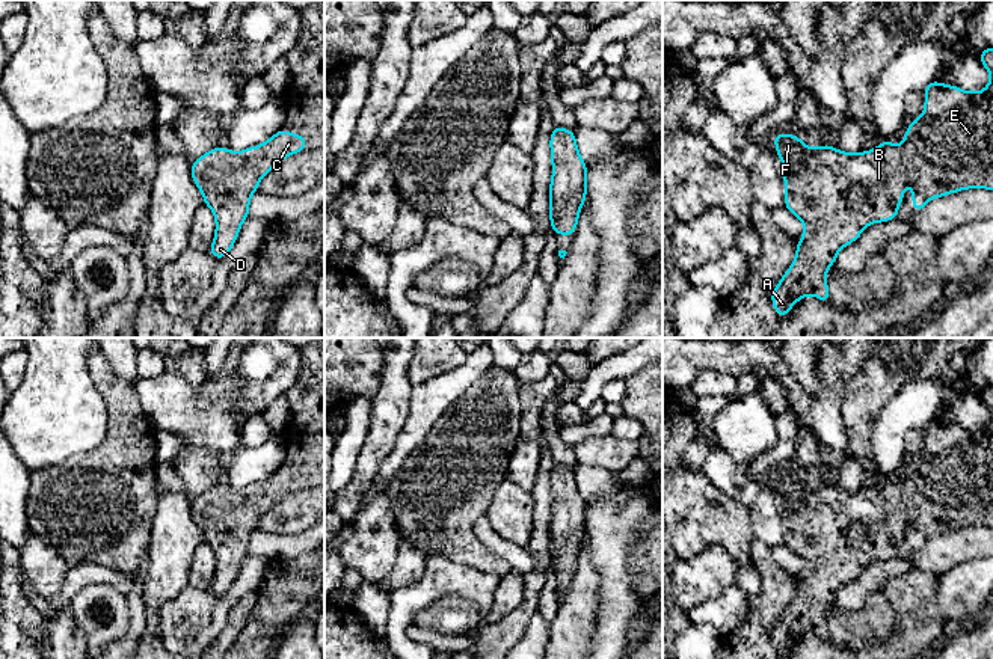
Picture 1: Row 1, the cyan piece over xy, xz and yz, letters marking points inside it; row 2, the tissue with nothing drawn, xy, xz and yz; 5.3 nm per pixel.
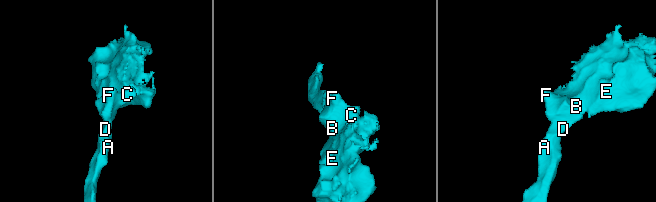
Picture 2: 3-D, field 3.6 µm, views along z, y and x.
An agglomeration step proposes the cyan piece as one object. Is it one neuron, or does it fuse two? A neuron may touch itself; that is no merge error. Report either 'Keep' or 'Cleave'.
Keep

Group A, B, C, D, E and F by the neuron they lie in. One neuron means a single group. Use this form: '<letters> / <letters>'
A B C D E F

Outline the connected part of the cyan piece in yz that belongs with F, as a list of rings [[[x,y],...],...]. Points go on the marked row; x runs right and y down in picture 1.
[[[993,48],[982,50],[979,60],[990,72],[988,86],[981,92],[964,92],[960,87],[933,80],[925,86],[924,113],[907,127],[899,146],[884,140],[872,151],[847,154],[827,143],[819,149],[807,148],[800,137],[786,133],[773,137],[777,155],[785,164],[785,207],[804,223],[804,234],[797,243],[795,261],[771,294],[779,317],[785,317],[792,305],[807,294],[813,294],[824,303],[830,302],[825,274],[829,267],[835,265],[838,252],[856,241],[868,225],[887,222],[898,216],[904,184],[913,187],[915,213],[921,211],[931,198],[972,187],[993,190]]]

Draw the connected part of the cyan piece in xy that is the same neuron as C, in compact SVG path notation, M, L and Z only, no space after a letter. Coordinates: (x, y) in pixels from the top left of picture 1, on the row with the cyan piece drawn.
M279 130L260 146L240 152L217 146L192 164L192 179L216 217L216 235L208 250L211 256L225 258L229 253L241 223L249 216L249 199L261 178L306 145L309 142L303 140L303 133L299 136Z

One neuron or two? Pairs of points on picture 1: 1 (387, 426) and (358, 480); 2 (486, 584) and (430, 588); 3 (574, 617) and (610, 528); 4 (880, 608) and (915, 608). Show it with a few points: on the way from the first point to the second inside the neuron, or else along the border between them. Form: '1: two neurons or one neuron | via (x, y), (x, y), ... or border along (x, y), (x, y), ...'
1: one neuron | via (381, 439), (367, 466)
2: one neuron | via (473, 584), (444, 584)
3: two neurons | border along (587, 546), (590, 561), (599, 575), (601, 602)
4: two neurons | border along (882, 591), (895, 616), (895, 632), (885, 643)

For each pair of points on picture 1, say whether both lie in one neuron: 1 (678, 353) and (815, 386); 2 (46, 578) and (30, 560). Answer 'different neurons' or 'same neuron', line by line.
1: different neurons
2: same neuron

